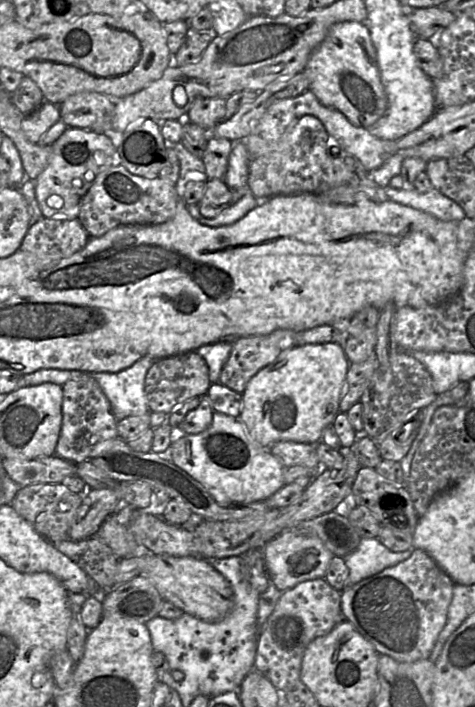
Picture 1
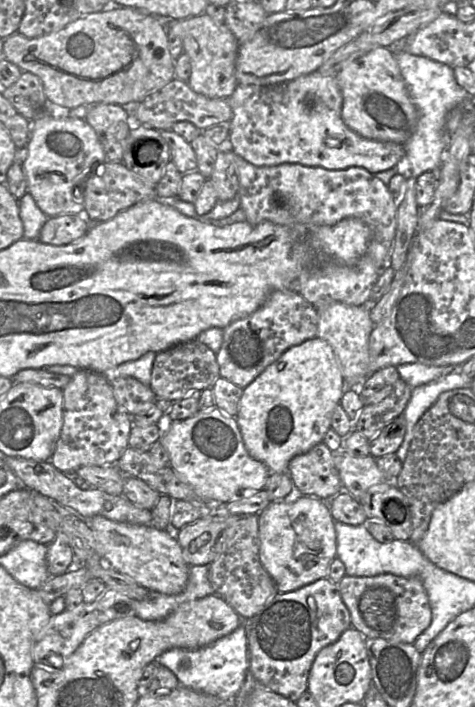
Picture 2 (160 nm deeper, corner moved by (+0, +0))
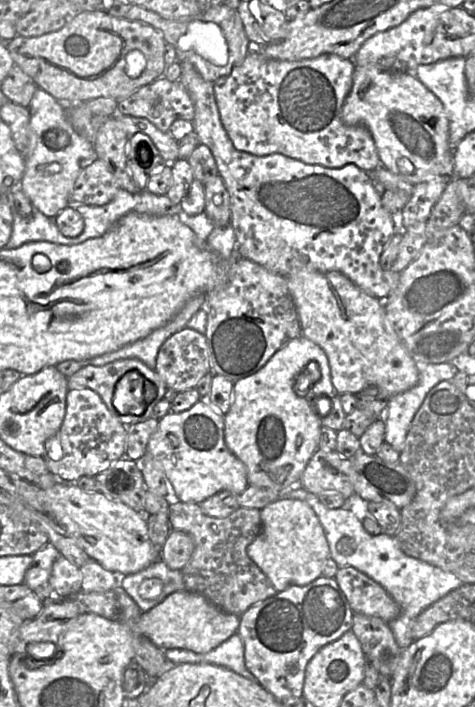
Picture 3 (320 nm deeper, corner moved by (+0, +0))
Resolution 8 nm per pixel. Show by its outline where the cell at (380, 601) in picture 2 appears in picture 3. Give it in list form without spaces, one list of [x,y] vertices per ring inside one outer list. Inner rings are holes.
[[[340,567],[335,580],[354,613],[381,618],[390,623],[401,614],[401,607],[372,578],[353,567]]]

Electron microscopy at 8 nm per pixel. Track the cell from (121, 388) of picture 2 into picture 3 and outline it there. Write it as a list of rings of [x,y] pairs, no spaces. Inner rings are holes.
[[[135,358],[120,359],[104,366],[84,365],[76,373],[68,377],[69,389],[88,387],[97,392],[109,411],[126,426],[143,422],[152,417],[155,405],[168,390],[158,373],[149,368],[142,361]],[[137,370],[145,379],[150,380],[157,387],[157,396],[147,404],[140,415],[121,414],[113,405],[113,395],[116,383],[128,371]]]

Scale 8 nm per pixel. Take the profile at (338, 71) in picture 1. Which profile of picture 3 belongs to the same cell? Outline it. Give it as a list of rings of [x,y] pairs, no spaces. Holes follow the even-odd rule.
[[[356,66],[341,119],[348,126],[364,126],[371,133],[381,165],[413,185],[436,176],[452,178],[454,150],[449,144],[449,120],[441,101],[411,72],[385,71],[373,66]]]

